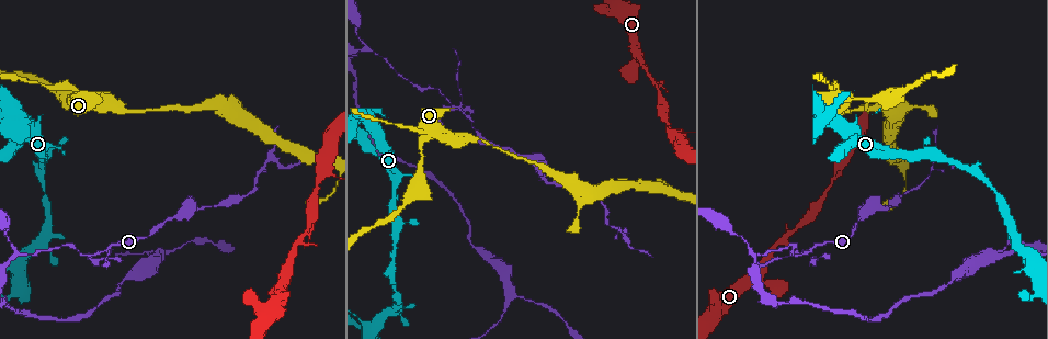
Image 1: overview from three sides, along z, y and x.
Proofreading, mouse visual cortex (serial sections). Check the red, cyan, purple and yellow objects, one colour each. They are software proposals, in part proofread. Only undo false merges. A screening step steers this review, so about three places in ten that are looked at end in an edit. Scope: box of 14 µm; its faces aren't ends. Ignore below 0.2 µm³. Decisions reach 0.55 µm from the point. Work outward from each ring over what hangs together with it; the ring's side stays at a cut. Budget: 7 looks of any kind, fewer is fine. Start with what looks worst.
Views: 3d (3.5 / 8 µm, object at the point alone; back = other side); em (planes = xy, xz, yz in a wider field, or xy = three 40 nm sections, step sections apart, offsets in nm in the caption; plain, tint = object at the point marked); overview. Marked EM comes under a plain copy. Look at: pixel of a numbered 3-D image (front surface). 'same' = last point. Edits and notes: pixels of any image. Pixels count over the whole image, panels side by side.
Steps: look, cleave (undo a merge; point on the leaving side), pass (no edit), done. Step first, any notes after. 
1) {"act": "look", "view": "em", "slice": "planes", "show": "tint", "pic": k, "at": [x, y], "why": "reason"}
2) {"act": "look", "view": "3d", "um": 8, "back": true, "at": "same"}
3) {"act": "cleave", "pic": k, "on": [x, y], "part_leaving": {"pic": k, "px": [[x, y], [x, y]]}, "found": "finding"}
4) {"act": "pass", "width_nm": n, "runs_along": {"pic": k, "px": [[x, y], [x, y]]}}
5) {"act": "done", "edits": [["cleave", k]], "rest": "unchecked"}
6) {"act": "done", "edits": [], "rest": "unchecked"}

{"act": "look", "view": "3d", "um": 3.5, "pic": 1, "at": [833, 178], "why": "side arm on a straight run"}

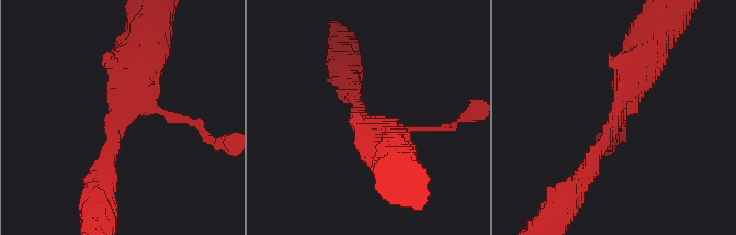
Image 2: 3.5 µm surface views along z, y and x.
{"act": "look", "view": "em", "slice": "planes", "show": "tint", "pic": 2, "at": [114, 113], "why": "now the EM"}

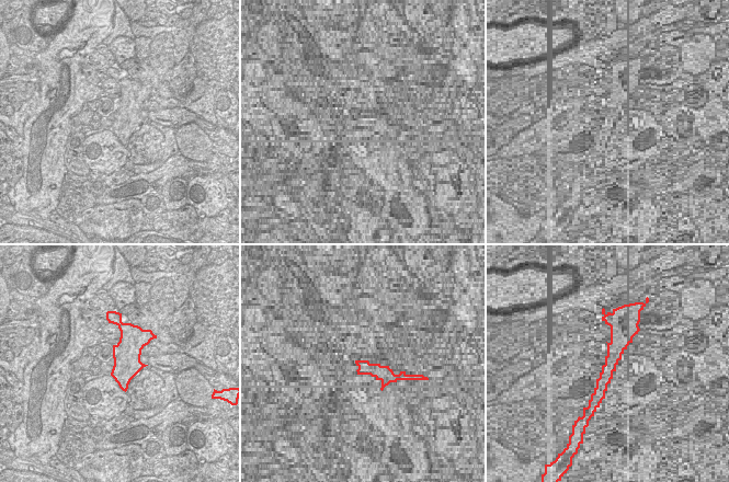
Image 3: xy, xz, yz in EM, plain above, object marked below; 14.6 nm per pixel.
{"act": "pass", "arm_widths_nm": [100, 250, 600], "runs_along": {"pic": 2, "px": [[581, 179], [646, 57]]}, "found": "continuous, no second cell"}

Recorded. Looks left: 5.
{"act": "look", "view": "em", "slice": "xy", "step": 2, "show": "tint", "pic": 1, "at": [365, 327], "why": "three arms meet"}

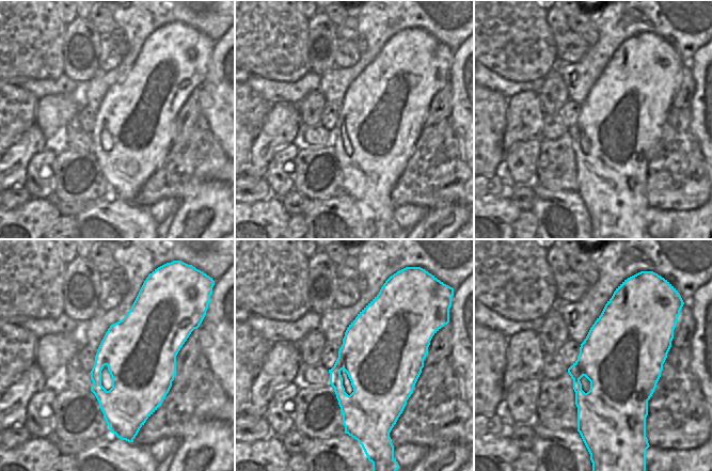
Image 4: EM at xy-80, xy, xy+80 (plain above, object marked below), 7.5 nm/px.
{"act": "look", "view": "3d", "um": 3.5, "at": "same"}

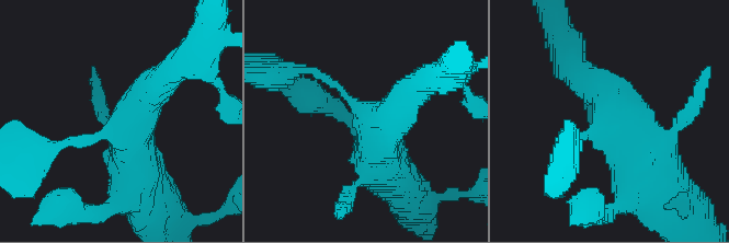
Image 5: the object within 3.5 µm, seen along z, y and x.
{"act": "pass", "width_nm": 650, "runs_along": {"pic": 5, "px": [[579, 73], [637, 137], [635, 187]]}, "found": "all the same cell"}

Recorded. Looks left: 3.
{"act": "look", "view": "3d", "um": 8, "pic": 1, "at": [844, 101], "why": "calibre changes"}

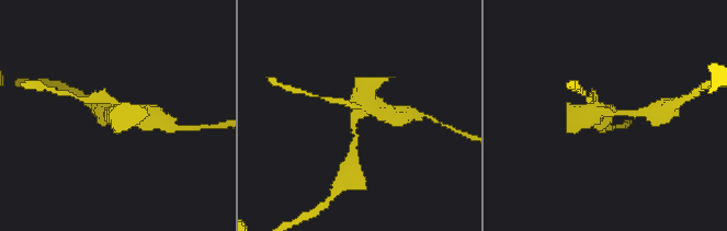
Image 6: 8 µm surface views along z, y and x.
{"act": "look", "view": "3d", "um": 3.5, "back": true, "pic": 6, "at": [357, 115]}

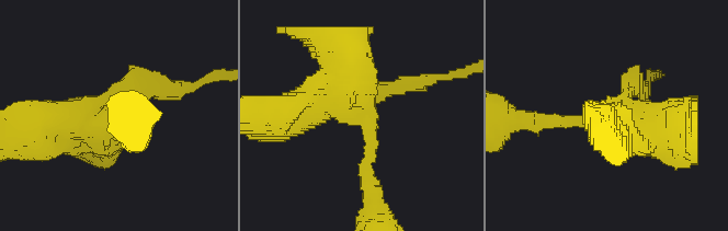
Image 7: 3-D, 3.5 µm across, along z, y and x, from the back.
{"act": "look", "view": "em", "slice": "xy", "step": 5, "show": "tint", "pic": 7, "at": [367, 119], "arm_widths_nm": [200, 700]}

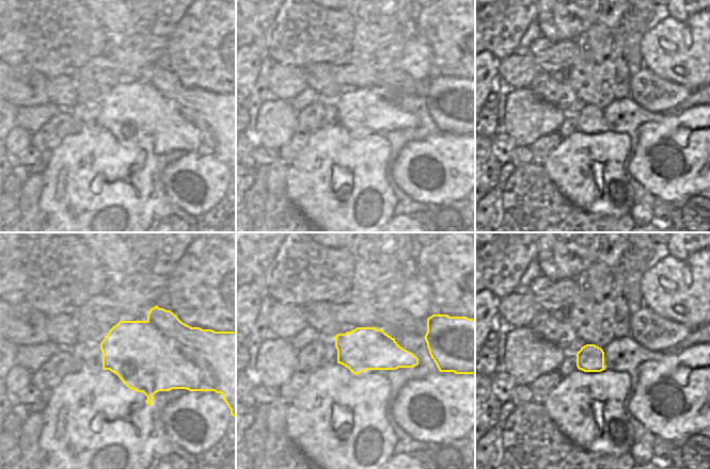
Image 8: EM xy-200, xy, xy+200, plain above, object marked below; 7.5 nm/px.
{"act": "cleave", "pic": 7, "on": [36, 149], "part_leaving": {"pic": 7, "px": [[322, 105], [309, 114], [269, 119]]}, "found": "two cells meet here"}

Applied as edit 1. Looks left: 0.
{"act": "done", "edits": [["cleave", 7]], "rest": "unchecked"}

